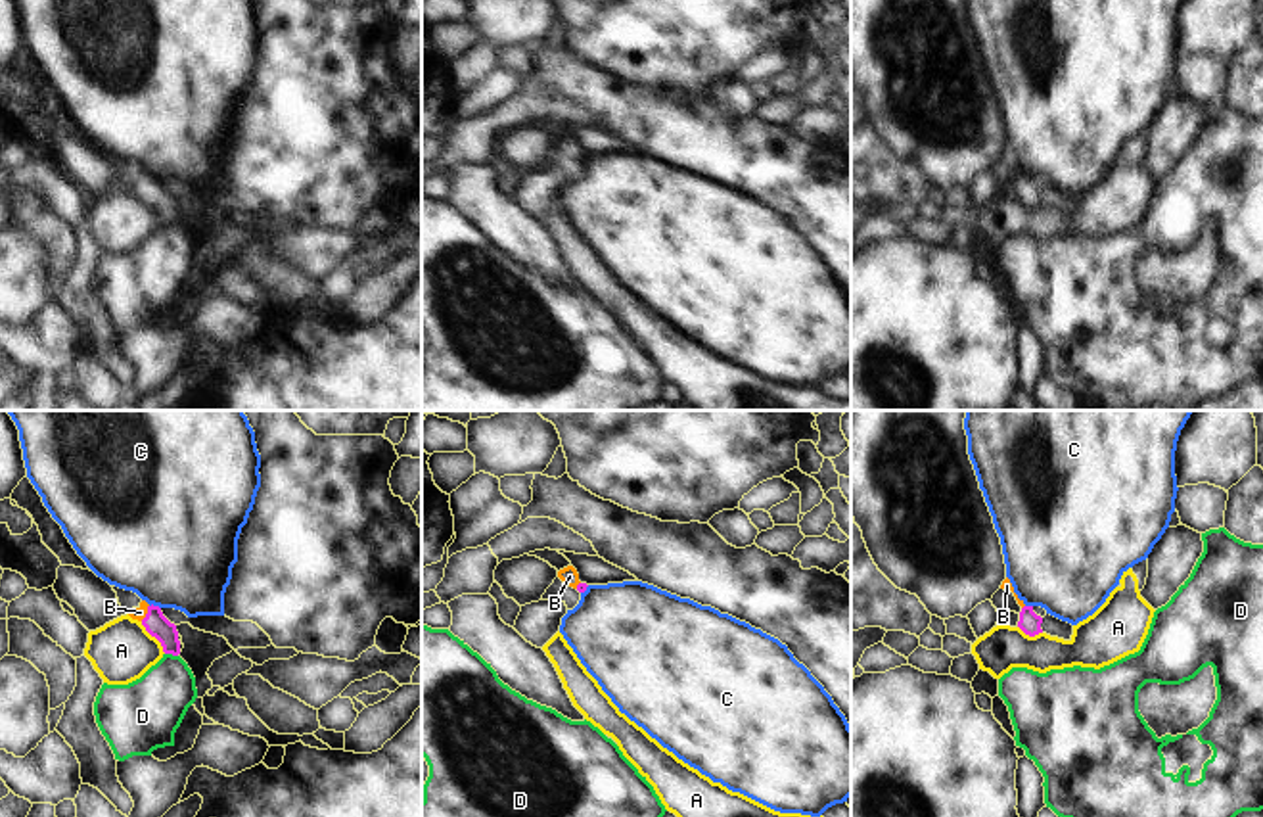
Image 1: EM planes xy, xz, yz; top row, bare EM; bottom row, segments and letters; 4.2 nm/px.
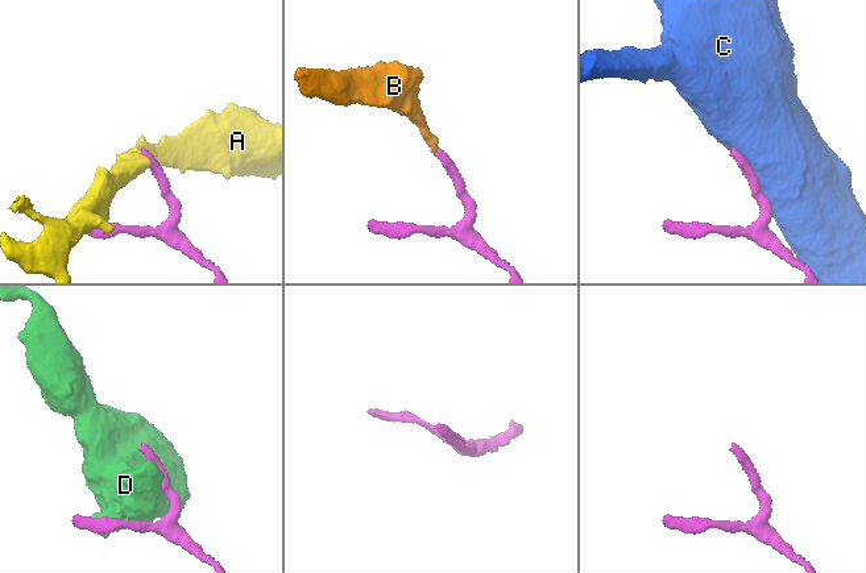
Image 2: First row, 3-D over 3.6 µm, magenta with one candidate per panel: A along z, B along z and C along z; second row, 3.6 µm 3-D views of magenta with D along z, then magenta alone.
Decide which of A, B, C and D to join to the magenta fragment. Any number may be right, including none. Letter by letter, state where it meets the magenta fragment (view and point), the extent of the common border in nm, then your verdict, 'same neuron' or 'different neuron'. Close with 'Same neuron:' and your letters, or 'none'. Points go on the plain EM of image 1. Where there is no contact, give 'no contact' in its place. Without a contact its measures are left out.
A: meets magenta in xy at (154, 206); contact 170 nm long; different neuron
B: meets magenta in xy at (148, 183); contact 80 nm long; same neuron
C: meets magenta in xy at (156, 177); contact 50 nm long; different neuron
D: meets magenta in xy at (171, 223); contact 60 nm long; different neuron
Same neuron: B

